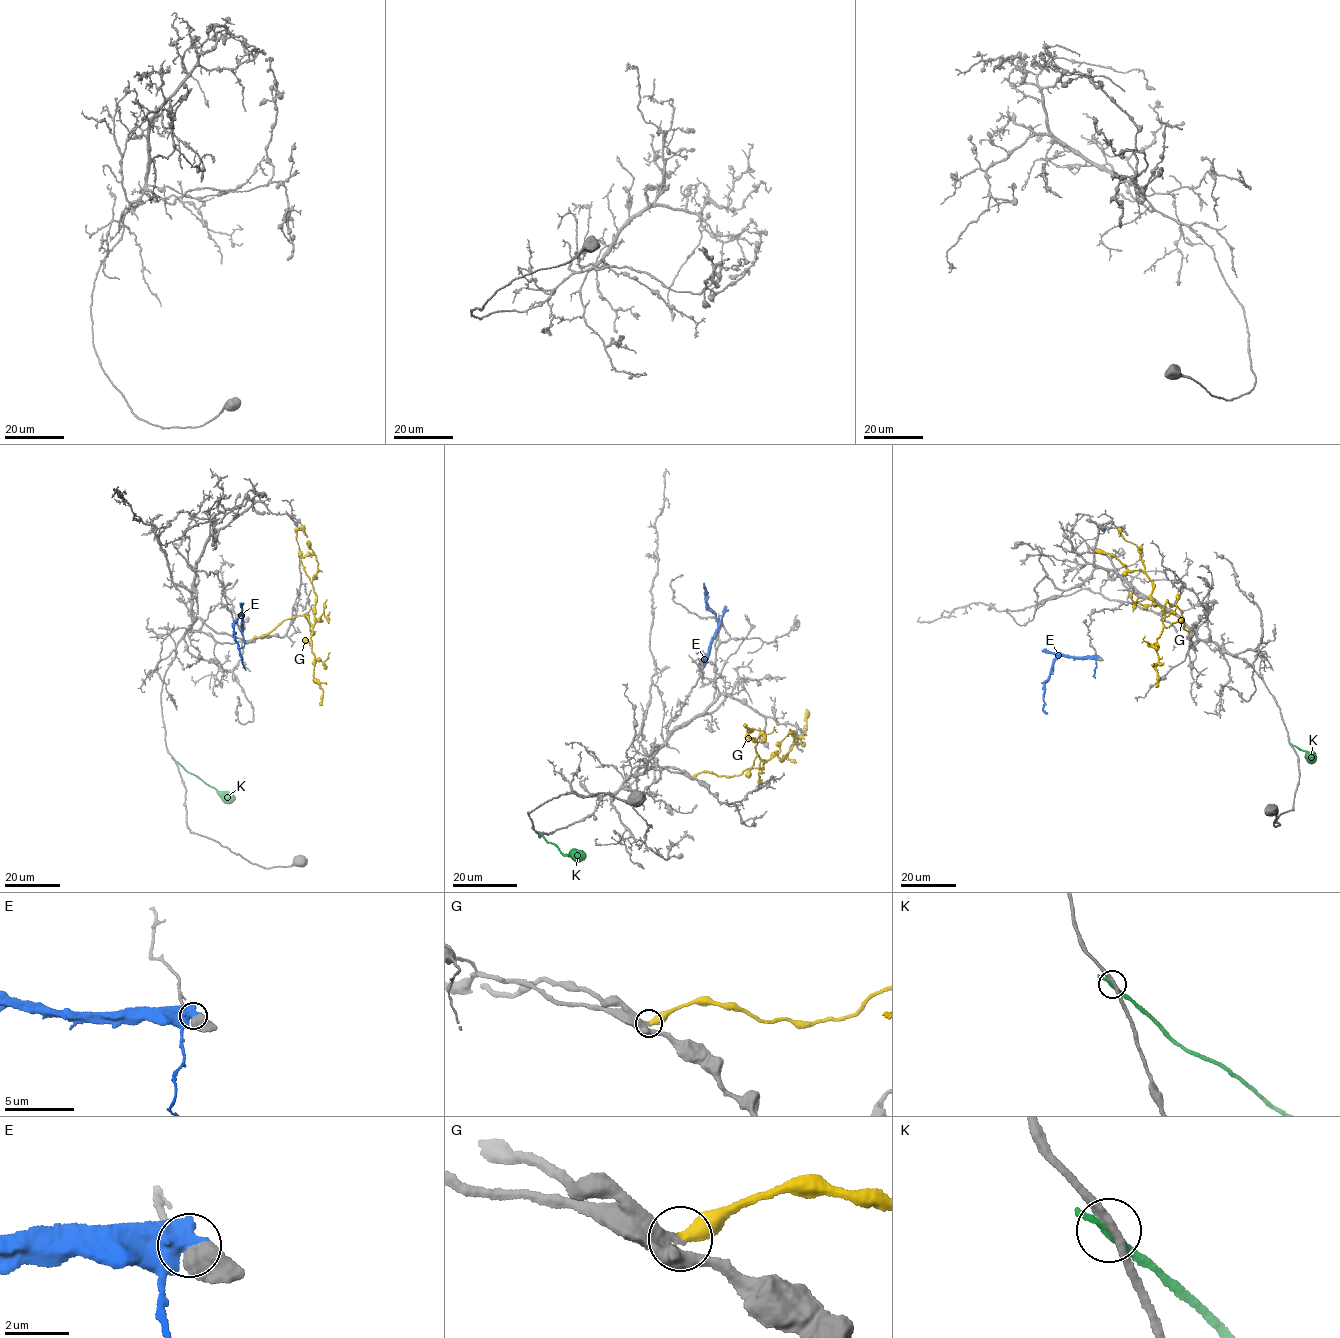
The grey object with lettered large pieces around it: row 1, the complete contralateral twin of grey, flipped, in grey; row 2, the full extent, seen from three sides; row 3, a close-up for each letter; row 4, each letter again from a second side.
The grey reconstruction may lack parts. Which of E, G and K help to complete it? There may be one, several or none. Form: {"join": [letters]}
{"join": ["G"]}

